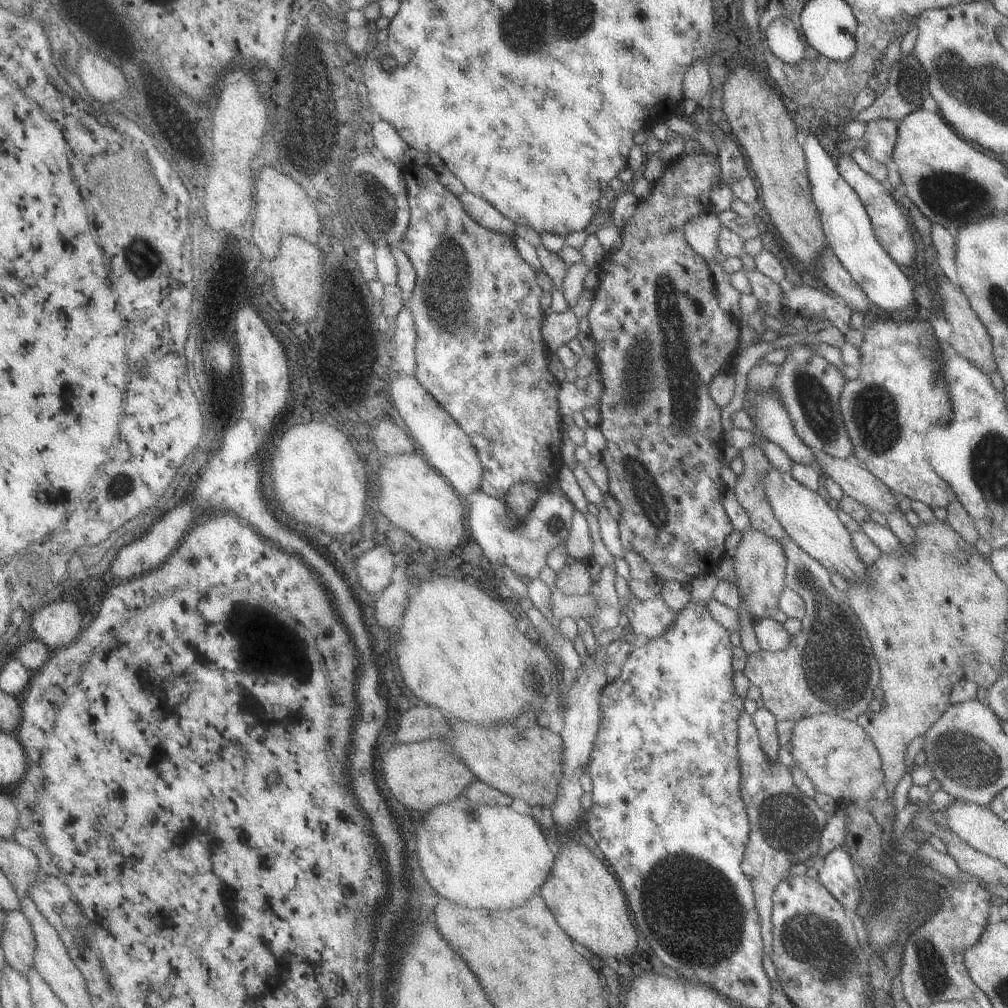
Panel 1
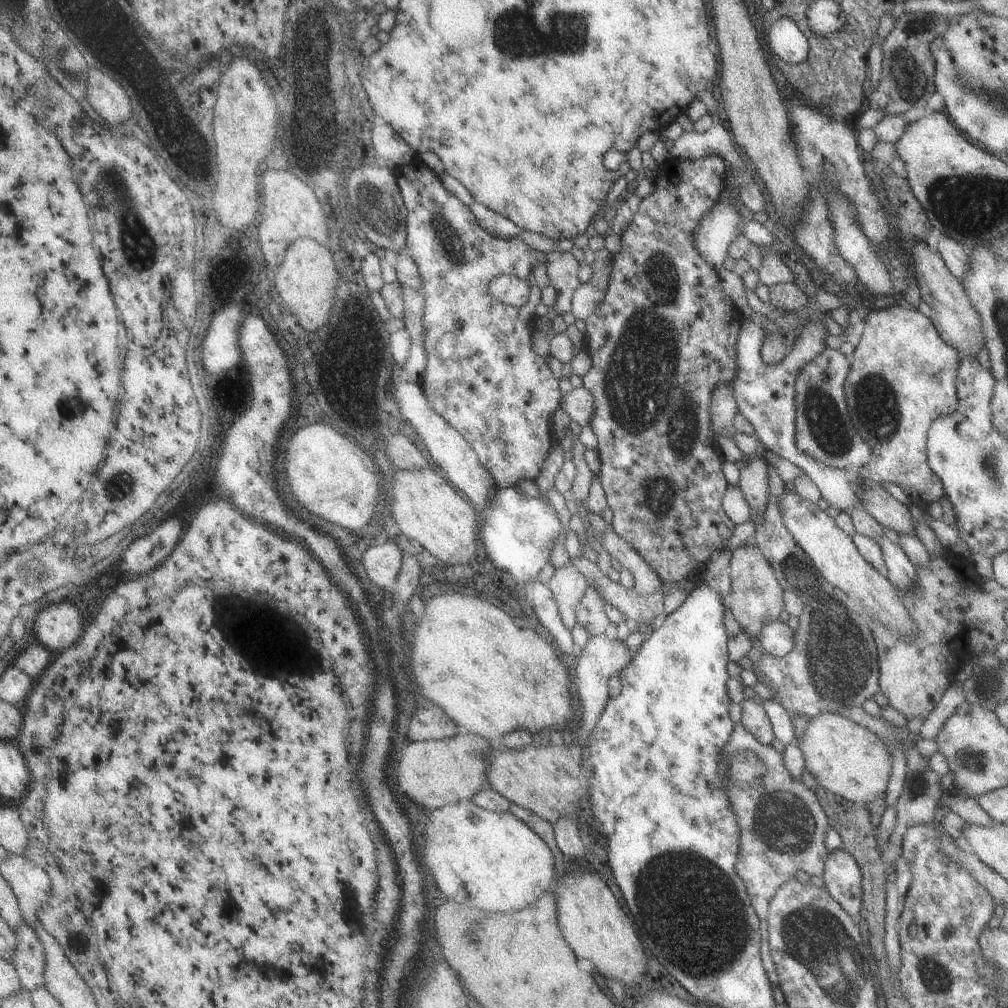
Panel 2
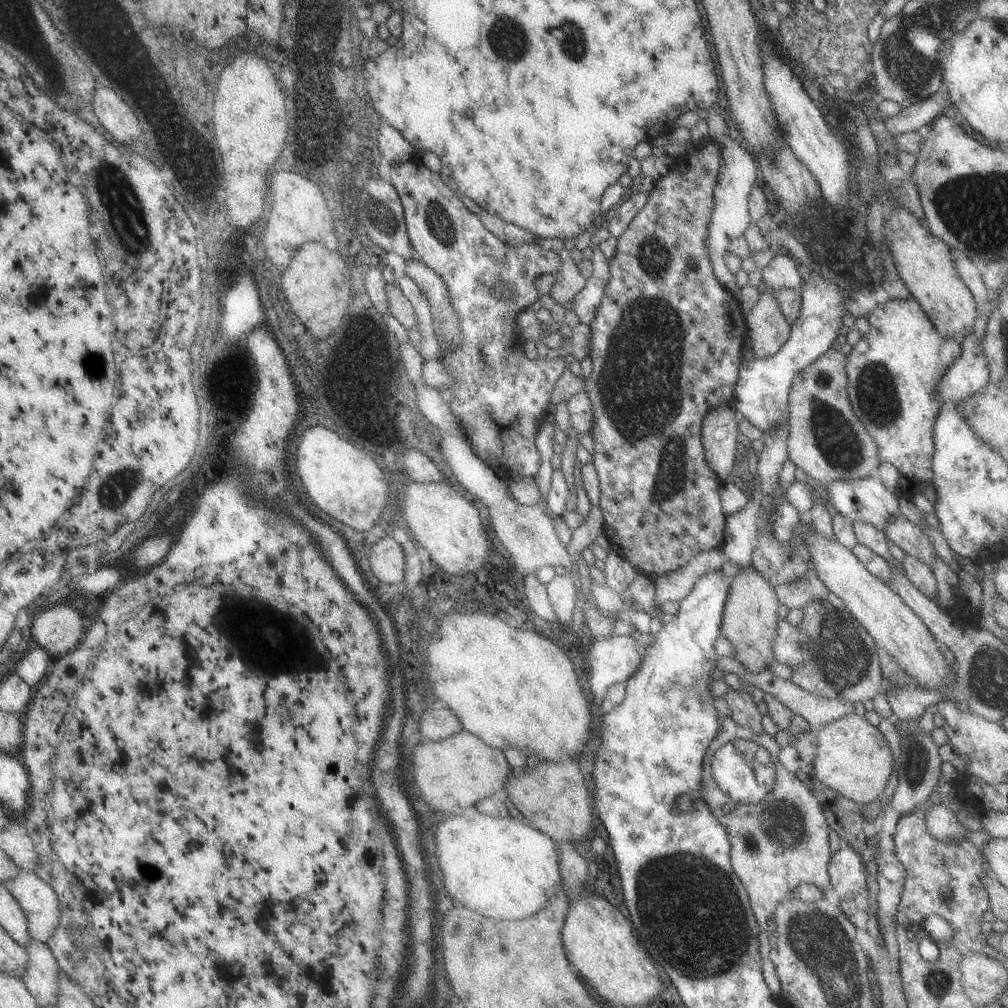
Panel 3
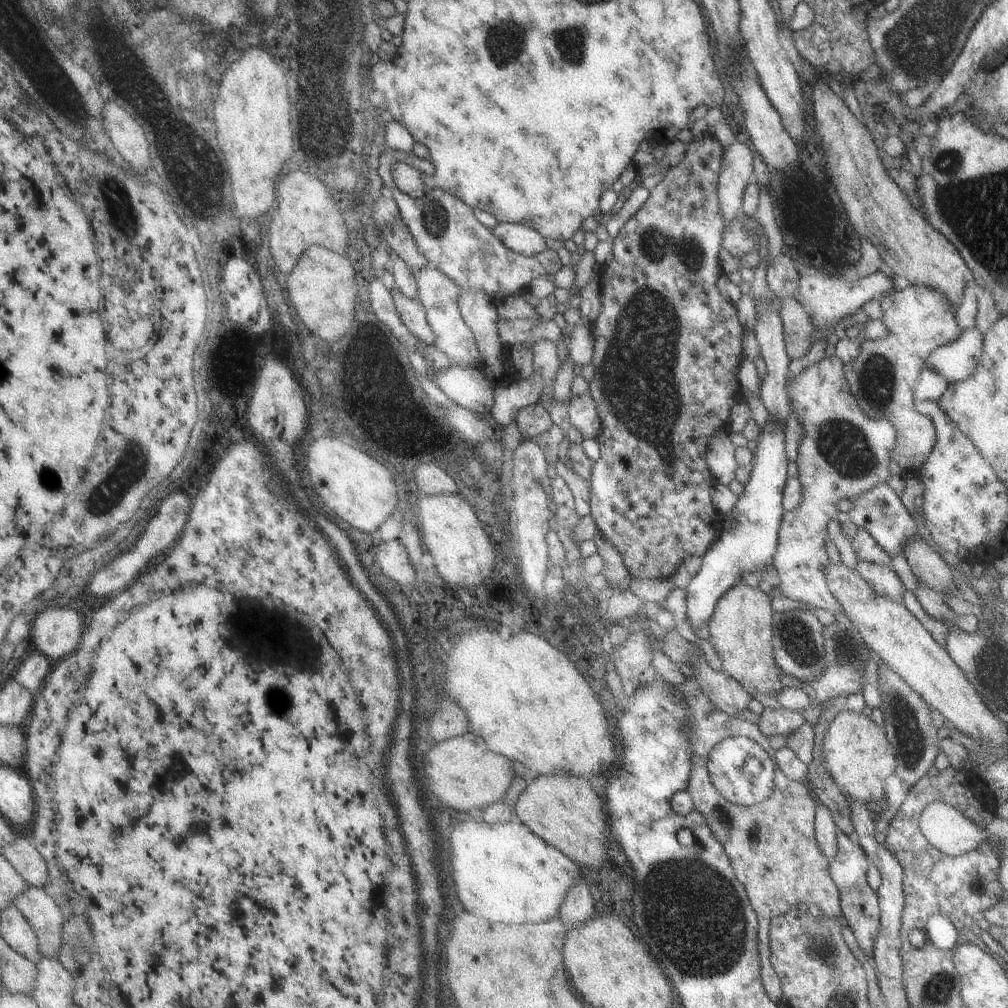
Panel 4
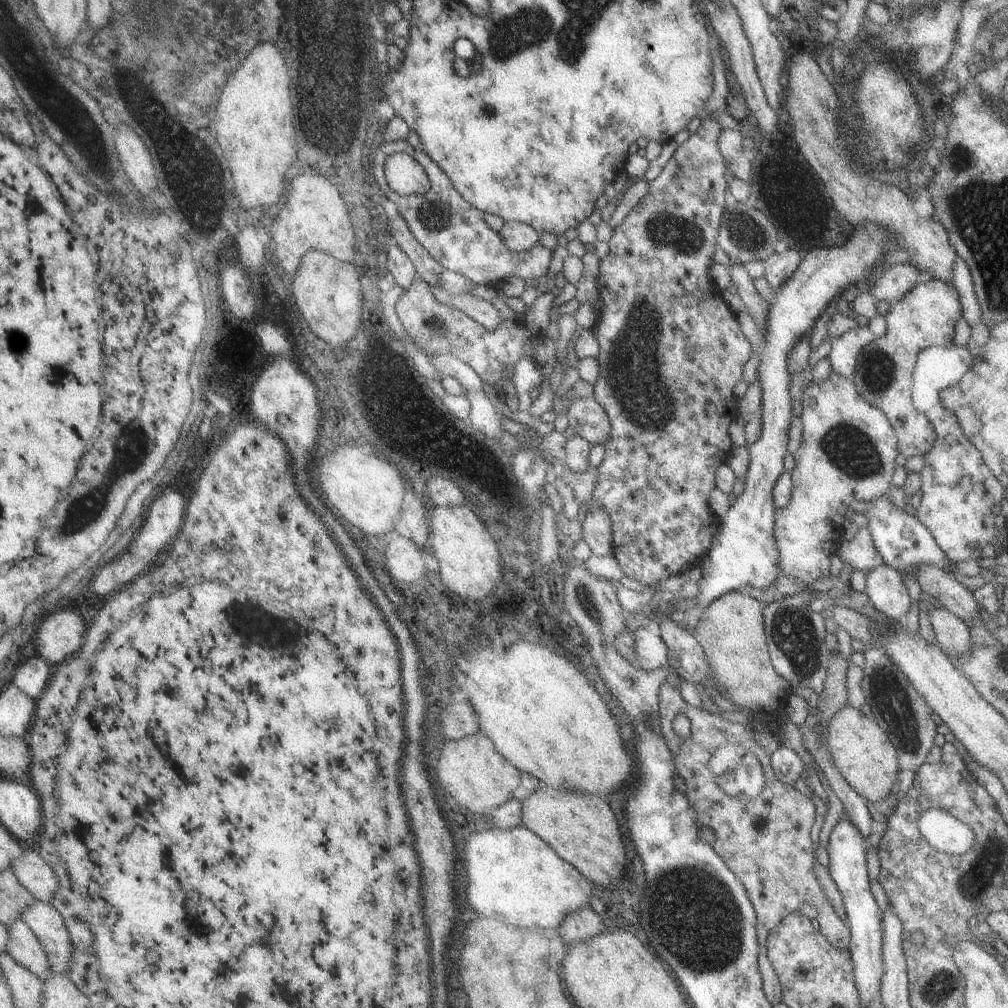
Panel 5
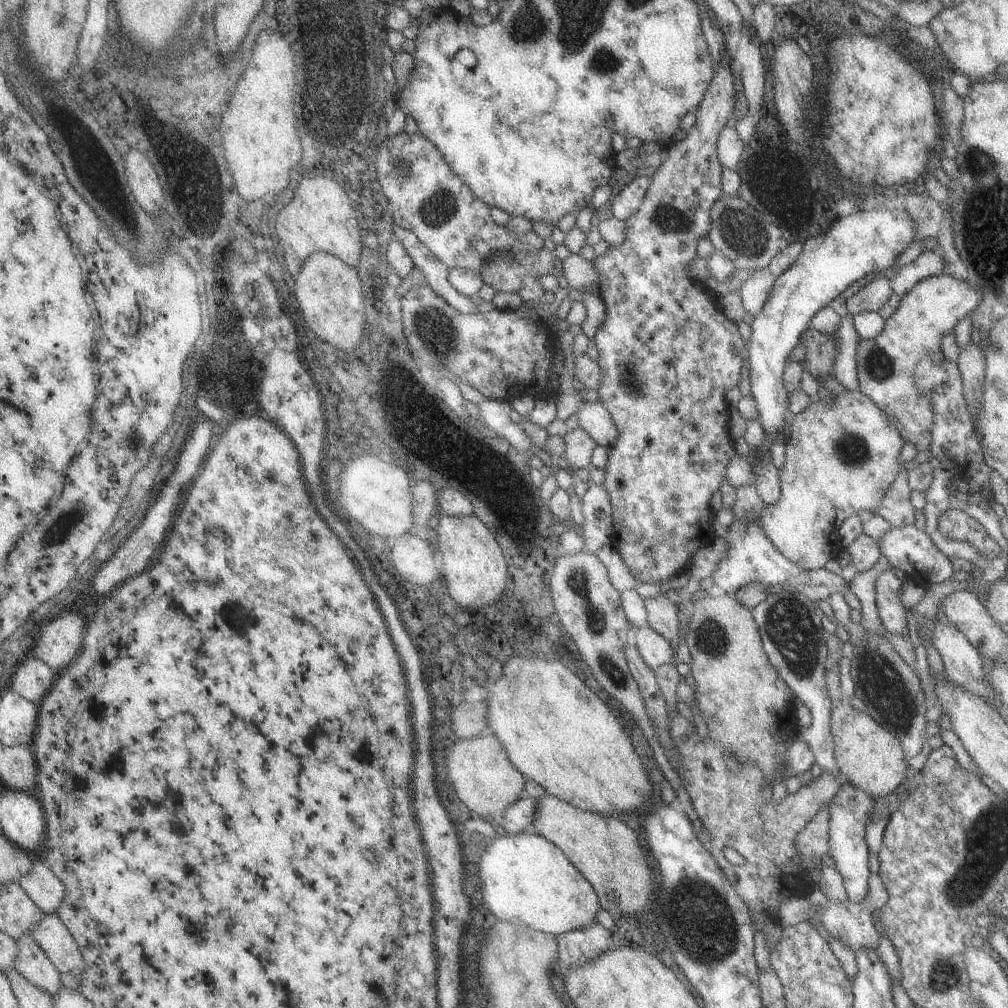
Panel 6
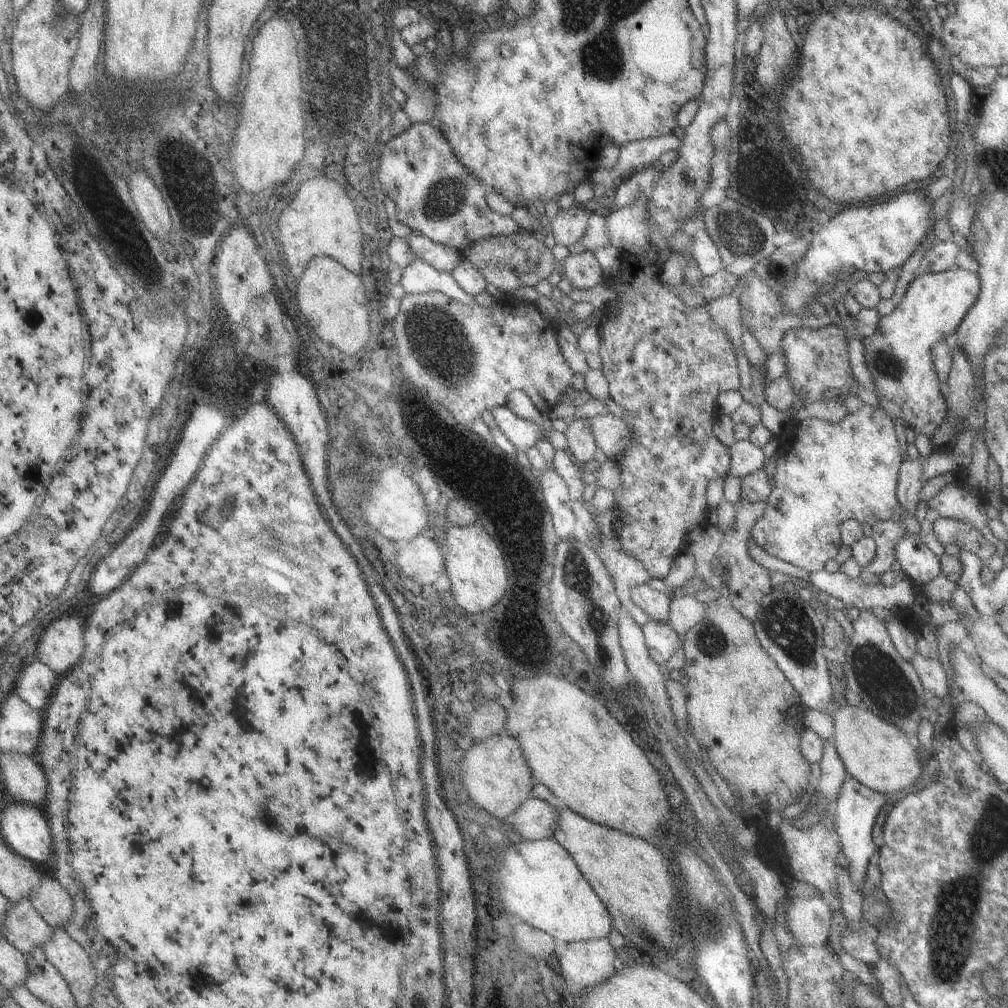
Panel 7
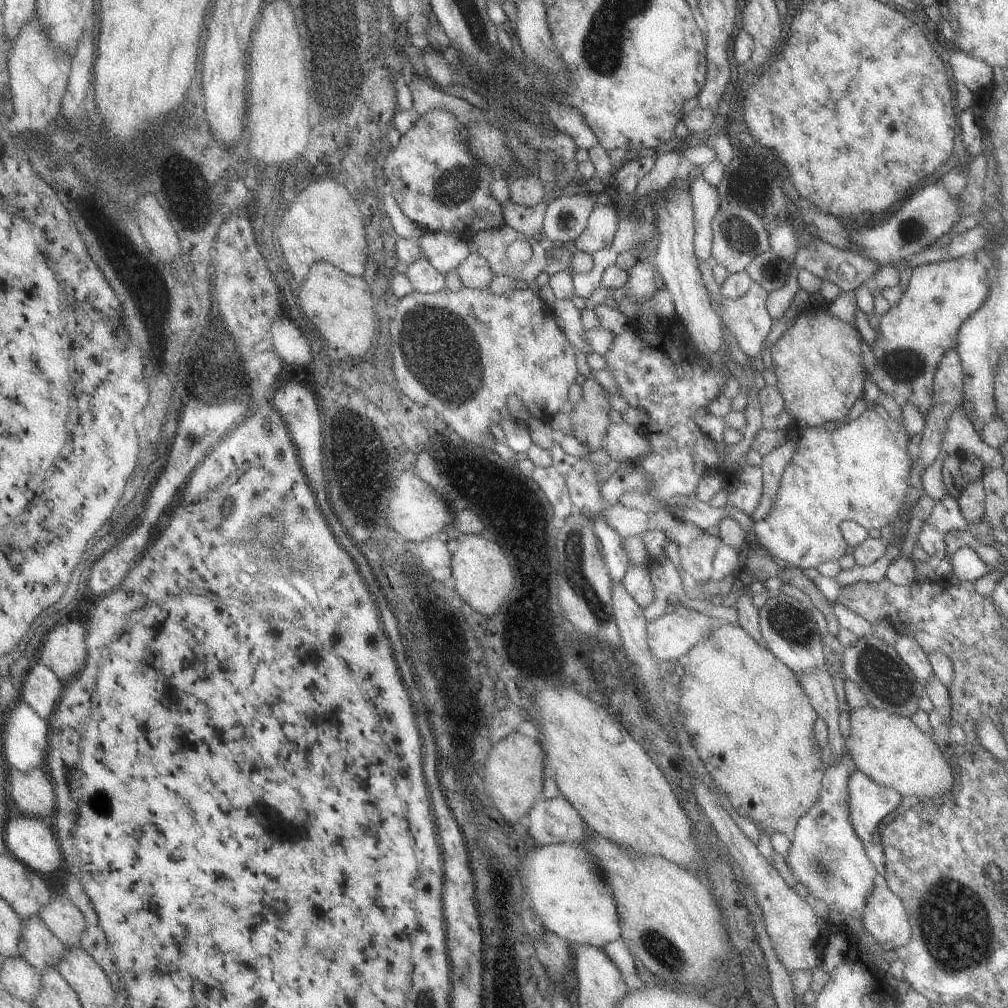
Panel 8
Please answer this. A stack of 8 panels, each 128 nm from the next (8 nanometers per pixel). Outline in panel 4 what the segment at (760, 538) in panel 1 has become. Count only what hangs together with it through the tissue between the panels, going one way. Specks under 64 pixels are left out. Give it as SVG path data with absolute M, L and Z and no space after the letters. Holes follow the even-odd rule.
M740 581L720 598L710 622L706 624L710 634L708 642L718 652L724 669L722 672L740 682L750 694L760 692L777 696L784 687L779 680L782 671L773 656L776 630L772 601L772 597L759 587L754 588Z

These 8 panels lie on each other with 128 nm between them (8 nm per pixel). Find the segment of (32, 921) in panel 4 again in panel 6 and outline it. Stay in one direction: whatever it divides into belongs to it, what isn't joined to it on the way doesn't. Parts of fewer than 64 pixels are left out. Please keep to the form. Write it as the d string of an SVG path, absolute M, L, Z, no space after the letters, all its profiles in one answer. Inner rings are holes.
M43 914L40 924L32 928L31 934L60 972L62 985L80 991L80 982L86 969L82 952L58 915Z

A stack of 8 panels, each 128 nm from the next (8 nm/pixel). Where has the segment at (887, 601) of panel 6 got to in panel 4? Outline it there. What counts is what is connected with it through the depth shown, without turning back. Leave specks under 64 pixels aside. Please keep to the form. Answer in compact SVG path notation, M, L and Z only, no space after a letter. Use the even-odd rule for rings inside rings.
M858 558L856 571L866 583L881 596L903 603L902 582L899 576L888 565L880 565Z

